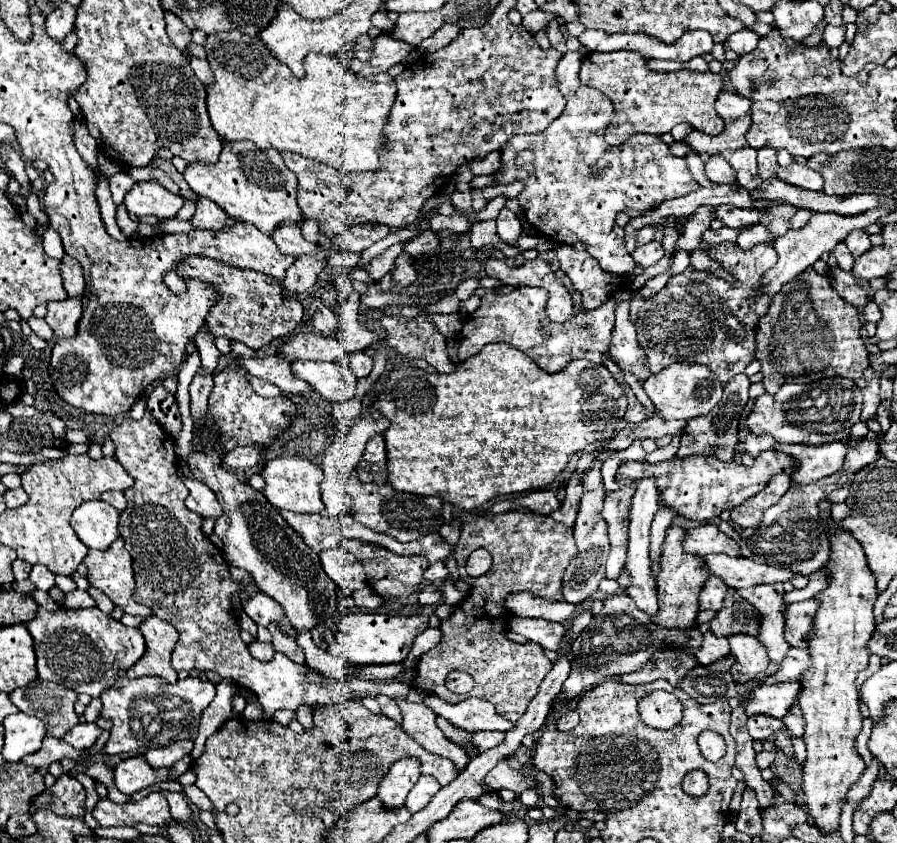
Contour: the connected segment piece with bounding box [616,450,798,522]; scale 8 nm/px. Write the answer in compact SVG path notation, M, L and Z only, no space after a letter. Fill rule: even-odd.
M766 450L756 458L752 468L746 468L744 464L734 464L734 462L726 464L714 456L688 456L684 460L672 458L668 462L658 462L658 464L622 462L618 468L616 480L620 484L630 484L630 482L638 482L644 476L654 476L666 506L678 510L678 514L684 518L704 522L718 516L722 510L730 510L738 506L740 502L752 498L760 490L764 490L766 482L770 482L774 474L780 474L780 472L792 474L796 468L798 468L798 462L794 456L776 452L776 450Z

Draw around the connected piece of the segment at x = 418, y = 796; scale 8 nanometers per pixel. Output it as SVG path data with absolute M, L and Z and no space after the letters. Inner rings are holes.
M420 776L418 782L414 784L414 788L408 792L408 798L406 798L406 808L410 814L422 810L430 800L432 796L440 790L440 784L436 778L430 778L430 776Z

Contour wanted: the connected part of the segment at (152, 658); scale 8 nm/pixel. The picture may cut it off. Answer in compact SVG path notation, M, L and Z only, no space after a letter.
M146 618L140 626L140 632L146 638L146 652L144 656L130 666L126 672L128 678L138 678L138 676L160 676L166 682L174 684L178 680L176 670L170 664L172 650L178 642L178 632L174 626L162 618Z

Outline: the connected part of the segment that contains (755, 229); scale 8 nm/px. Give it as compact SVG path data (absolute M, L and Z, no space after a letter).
M754 224L754 226L744 228L736 242L738 242L740 248L744 248L744 250L752 250L752 248L758 246L758 244L770 244L770 246L772 246L774 240L778 240L778 238L776 238L766 226L762 226L762 224Z

